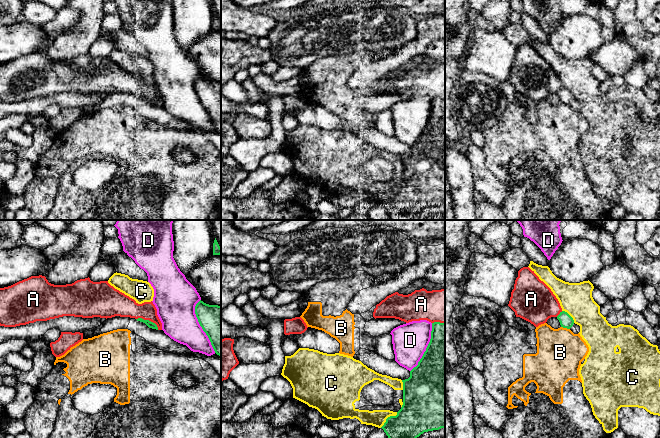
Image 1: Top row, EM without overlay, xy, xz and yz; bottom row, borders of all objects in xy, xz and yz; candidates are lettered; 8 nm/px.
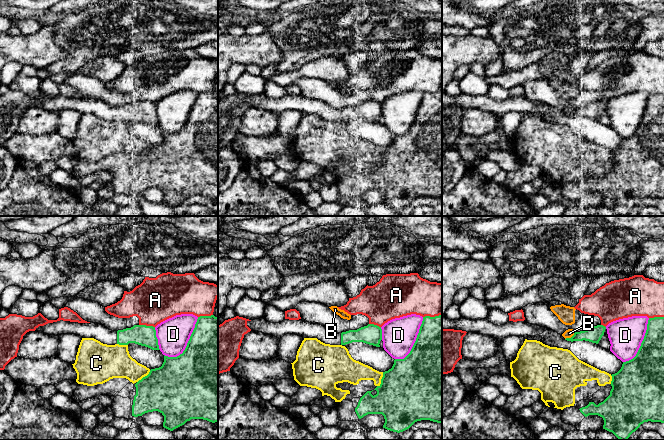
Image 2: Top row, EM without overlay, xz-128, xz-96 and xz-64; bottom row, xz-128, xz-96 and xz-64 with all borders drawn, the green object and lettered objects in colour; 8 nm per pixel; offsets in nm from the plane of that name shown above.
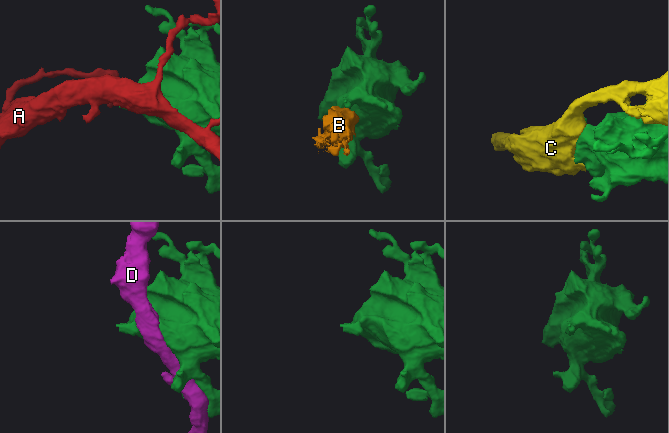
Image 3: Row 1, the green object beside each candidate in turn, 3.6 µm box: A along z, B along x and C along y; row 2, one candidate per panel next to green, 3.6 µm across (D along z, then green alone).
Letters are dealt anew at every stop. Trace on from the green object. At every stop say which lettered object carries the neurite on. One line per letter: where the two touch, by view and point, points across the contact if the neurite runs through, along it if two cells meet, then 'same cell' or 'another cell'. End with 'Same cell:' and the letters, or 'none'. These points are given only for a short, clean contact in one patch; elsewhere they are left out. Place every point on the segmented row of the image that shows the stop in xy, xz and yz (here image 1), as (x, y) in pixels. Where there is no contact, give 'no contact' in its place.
A: meets green in xy at (148, 320); another cell
B: meets green in yz at (565, 327); another cell
C: meets green in xz at (388, 417); another cell
D: meets green in xy at (200, 325); another cell
Same cell: none

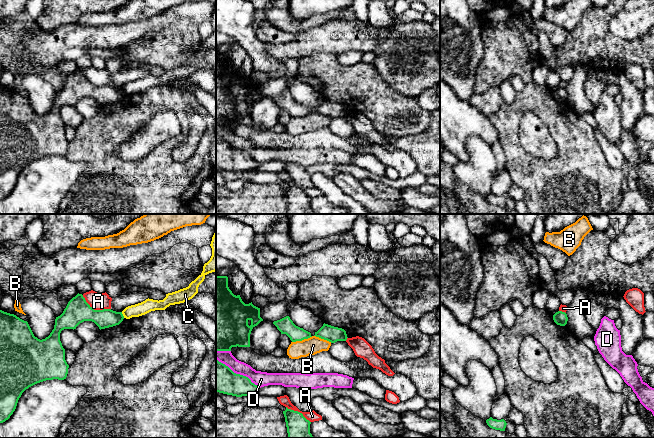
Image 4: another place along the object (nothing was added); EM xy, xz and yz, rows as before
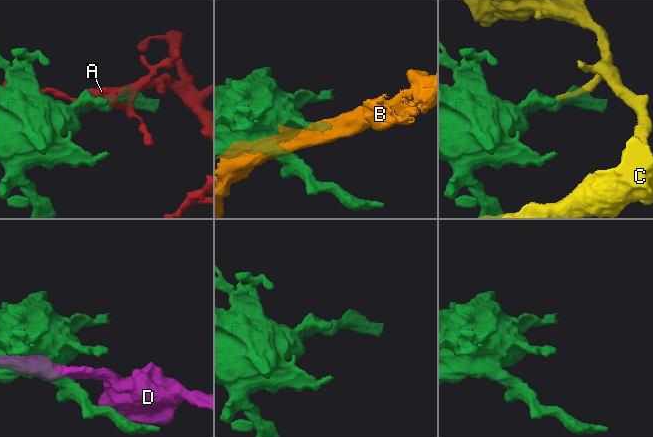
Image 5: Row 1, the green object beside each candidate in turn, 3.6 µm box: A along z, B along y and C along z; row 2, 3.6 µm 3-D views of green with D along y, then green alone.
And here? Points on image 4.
A: meets green in xy at (95, 310); another cell
B: meets green in xz at (302, 339); another cell
C: meets green in xy at (122, 315); border along xy (121, 312), (124, 317); another cell
D: meets green in xz at (238, 374); another cell
Same cell: none

